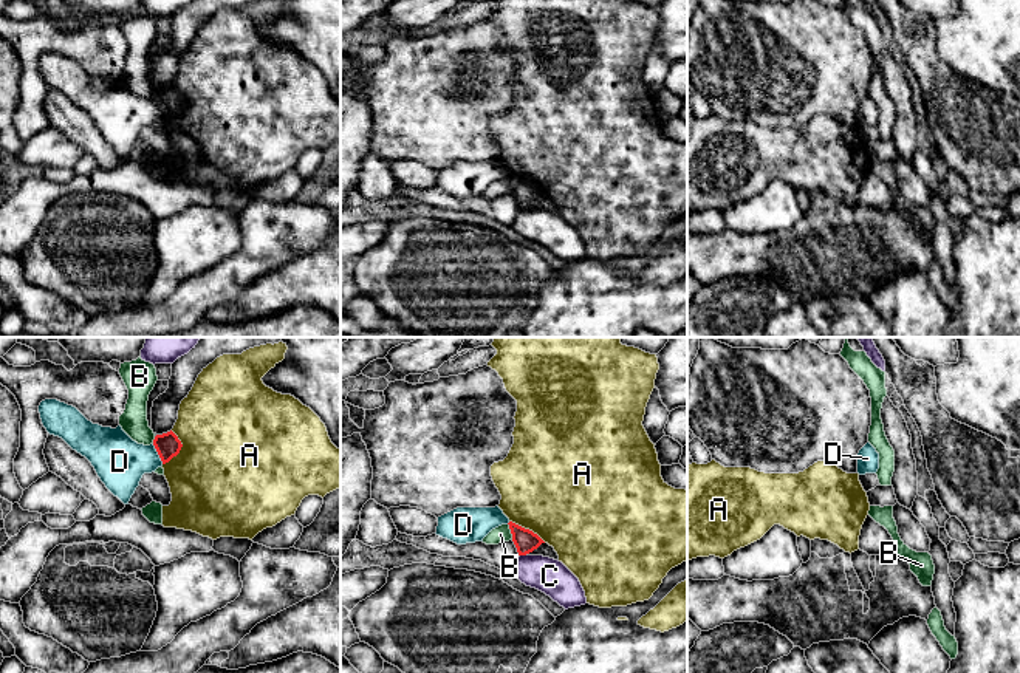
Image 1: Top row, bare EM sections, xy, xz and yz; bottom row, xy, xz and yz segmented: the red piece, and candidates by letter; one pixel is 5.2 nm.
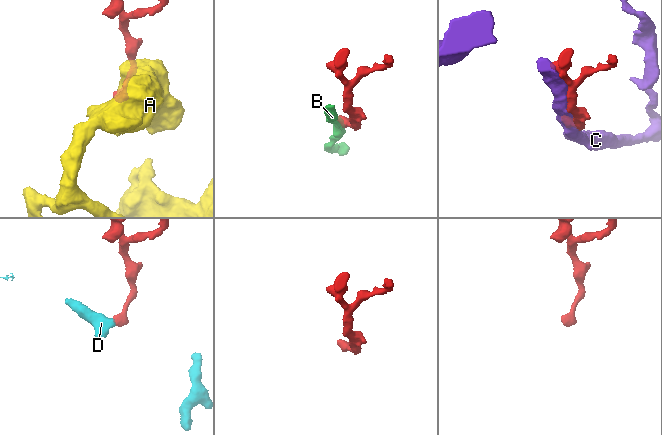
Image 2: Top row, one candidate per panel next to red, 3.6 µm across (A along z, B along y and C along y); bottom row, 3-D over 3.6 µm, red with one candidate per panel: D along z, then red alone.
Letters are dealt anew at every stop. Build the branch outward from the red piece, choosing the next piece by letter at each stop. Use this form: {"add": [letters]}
{"add": []}

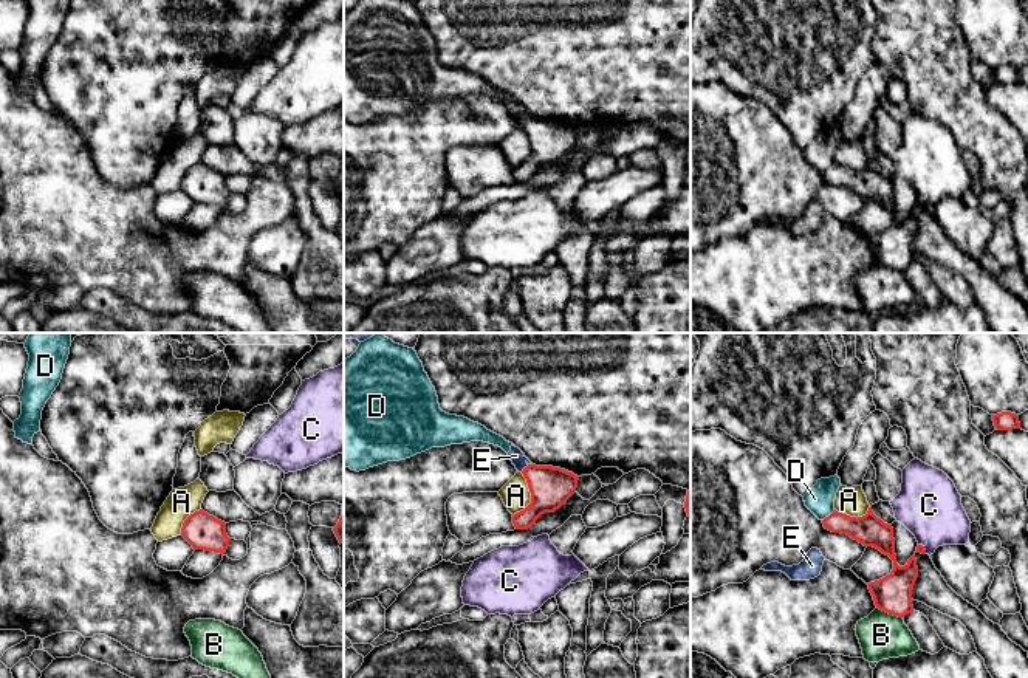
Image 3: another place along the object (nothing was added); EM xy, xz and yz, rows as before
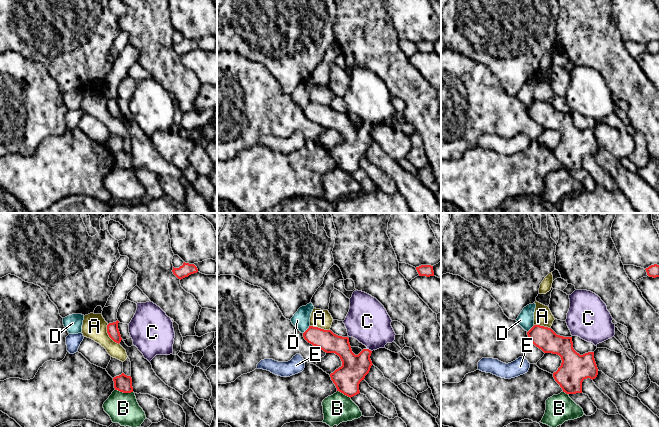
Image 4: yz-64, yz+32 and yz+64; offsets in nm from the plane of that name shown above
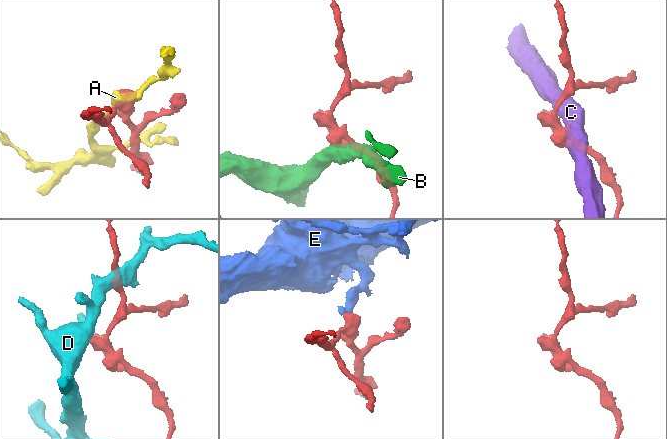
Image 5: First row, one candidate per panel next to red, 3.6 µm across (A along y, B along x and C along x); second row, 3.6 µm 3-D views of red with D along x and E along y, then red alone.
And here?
{"add": ["E"]}

